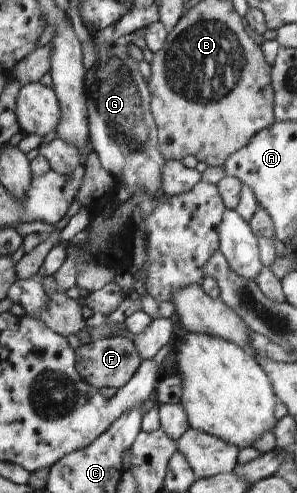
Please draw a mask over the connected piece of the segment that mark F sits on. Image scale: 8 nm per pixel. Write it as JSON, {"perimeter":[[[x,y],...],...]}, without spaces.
{"perimeter":[[[111,336],[97,339],[91,344],[81,345],[76,349],[79,359],[79,371],[85,382],[92,383],[97,388],[121,389],[132,380],[136,370],[141,368],[143,358],[137,354],[135,343],[123,336]]]}

